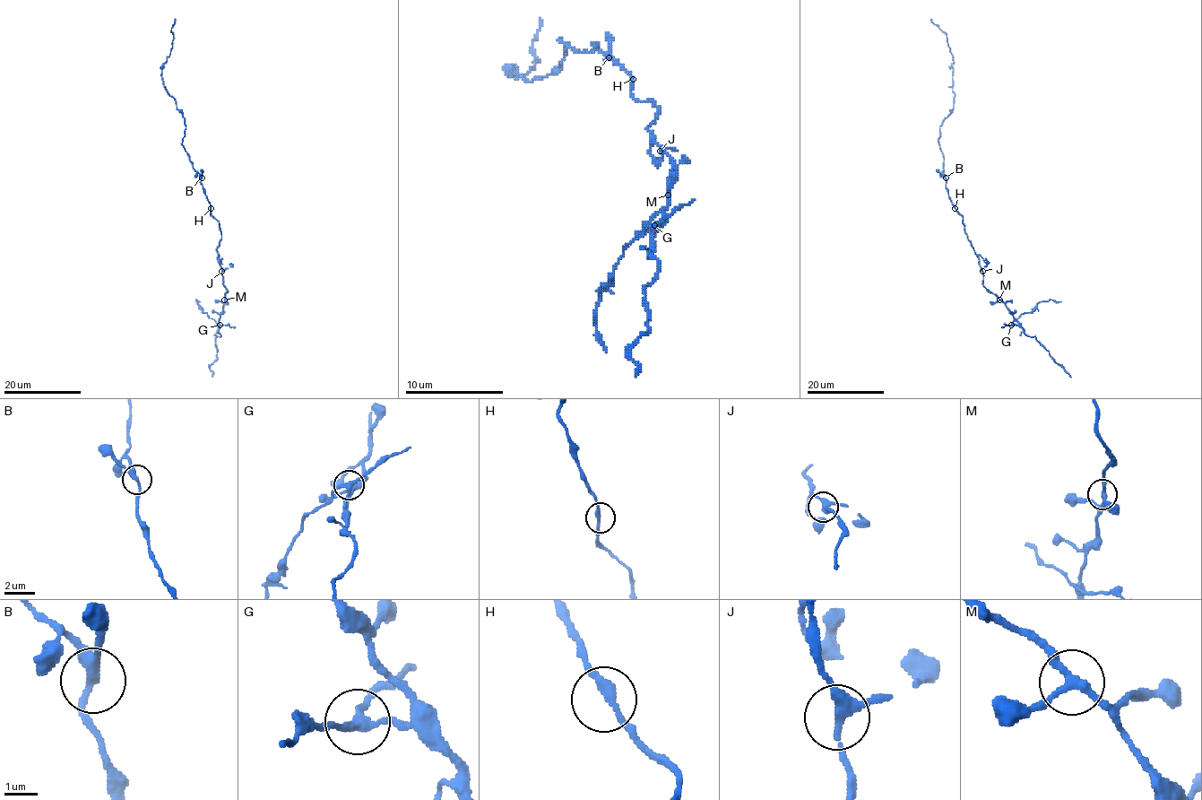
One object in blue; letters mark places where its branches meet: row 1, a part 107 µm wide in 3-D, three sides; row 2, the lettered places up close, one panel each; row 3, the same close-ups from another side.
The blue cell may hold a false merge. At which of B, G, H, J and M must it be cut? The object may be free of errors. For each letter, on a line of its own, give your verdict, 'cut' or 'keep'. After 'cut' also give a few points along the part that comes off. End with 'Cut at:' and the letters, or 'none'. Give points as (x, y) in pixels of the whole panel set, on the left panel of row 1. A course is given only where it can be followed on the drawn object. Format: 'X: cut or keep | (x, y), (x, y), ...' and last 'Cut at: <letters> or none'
B: keep
G: cut | (220, 325), (203, 312), (196, 300), (200, 301)
H: keep
J: keep
M: keep
Cut at: G

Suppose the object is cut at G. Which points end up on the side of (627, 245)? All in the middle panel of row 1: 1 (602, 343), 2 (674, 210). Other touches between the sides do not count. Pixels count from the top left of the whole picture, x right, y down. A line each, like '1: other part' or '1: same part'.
1: same part
2: same part

